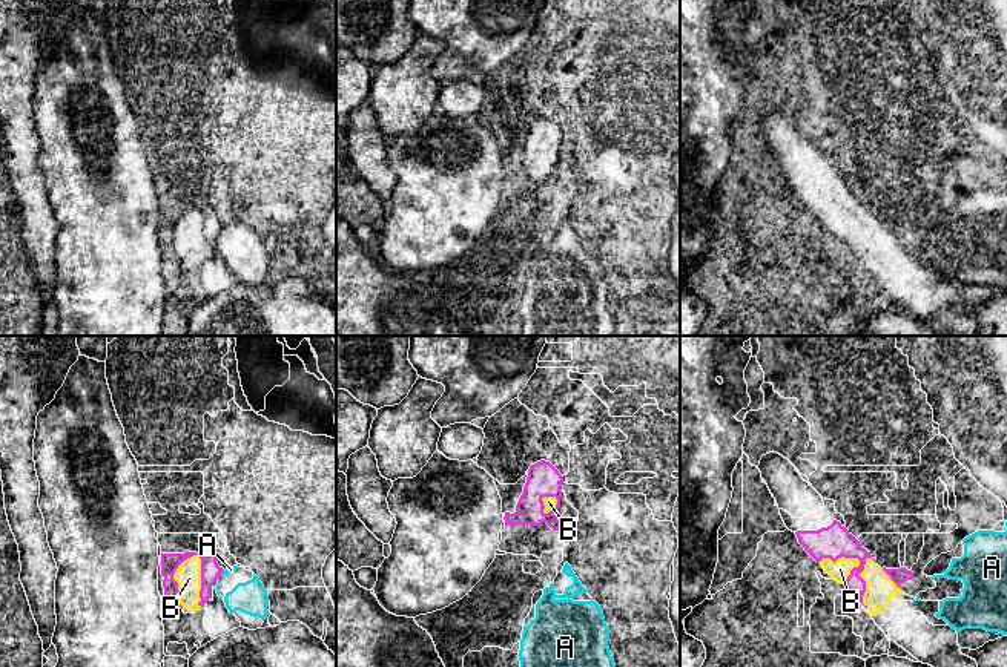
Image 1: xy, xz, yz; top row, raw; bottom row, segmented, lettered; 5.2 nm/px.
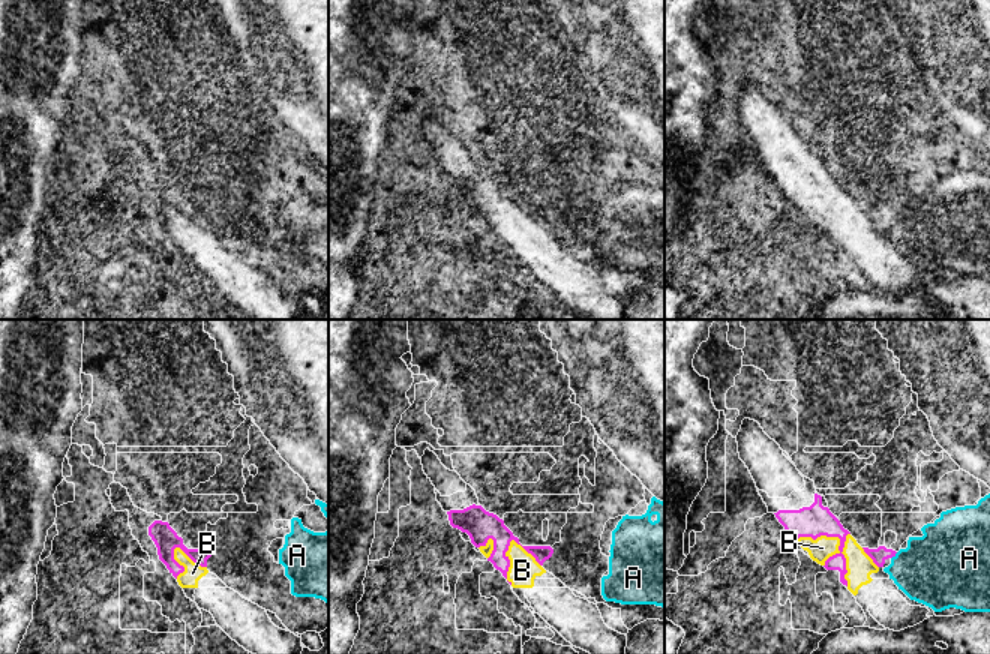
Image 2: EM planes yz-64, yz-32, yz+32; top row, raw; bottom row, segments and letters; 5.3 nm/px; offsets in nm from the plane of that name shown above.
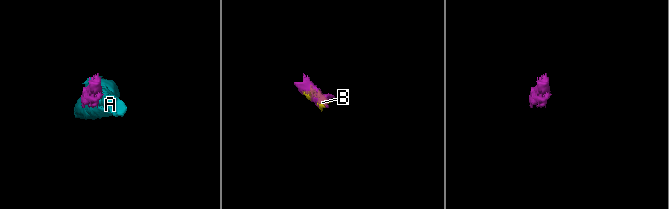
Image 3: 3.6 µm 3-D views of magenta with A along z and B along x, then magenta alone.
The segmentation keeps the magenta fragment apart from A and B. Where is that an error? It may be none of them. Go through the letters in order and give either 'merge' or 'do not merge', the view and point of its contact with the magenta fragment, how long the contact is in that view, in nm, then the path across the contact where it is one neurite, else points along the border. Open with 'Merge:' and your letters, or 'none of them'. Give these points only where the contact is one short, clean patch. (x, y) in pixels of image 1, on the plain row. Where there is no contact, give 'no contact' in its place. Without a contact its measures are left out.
Merge: B
A: do not merge; meets magenta in xy at (221, 227); contact 40 nm long; border along xy (223, 226), (220, 232)
B: merge; meets magenta in xy at (172, 235); contact 300 nm long

